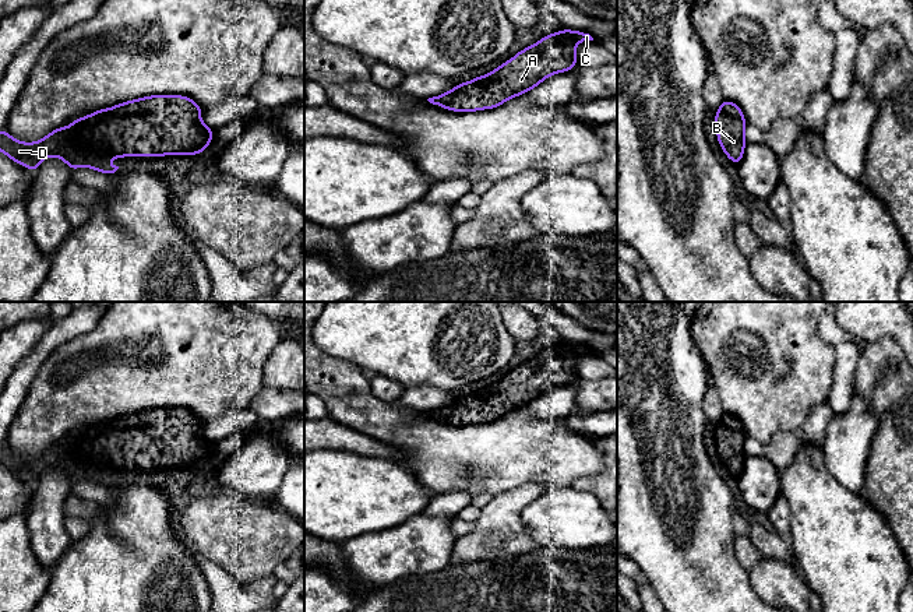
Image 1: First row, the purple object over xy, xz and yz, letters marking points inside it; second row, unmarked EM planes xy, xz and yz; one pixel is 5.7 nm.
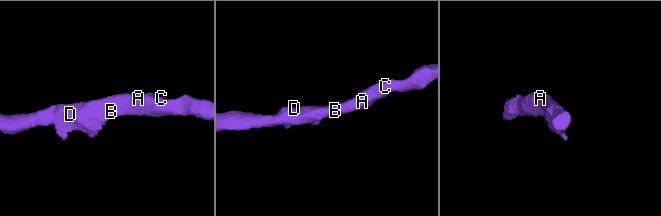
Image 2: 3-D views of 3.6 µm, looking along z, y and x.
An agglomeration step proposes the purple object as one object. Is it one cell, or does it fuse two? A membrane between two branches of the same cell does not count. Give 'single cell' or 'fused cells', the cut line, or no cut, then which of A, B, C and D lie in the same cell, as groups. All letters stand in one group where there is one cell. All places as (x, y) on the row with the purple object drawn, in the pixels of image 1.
single cell; no cut; A B C D

